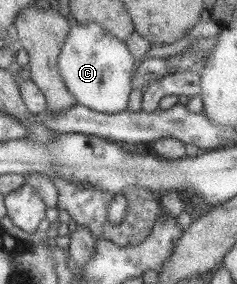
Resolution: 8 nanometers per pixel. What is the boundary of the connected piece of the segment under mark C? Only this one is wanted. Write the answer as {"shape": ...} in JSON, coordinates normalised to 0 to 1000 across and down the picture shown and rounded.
{"shape":[[[325,81],[291,95],[241,232],[262,285],[321,366],[401,394],[477,401],[532,387],[540,327],[553,320],[549,250],[565,215],[527,148],[426,102],[409,81]]]}

